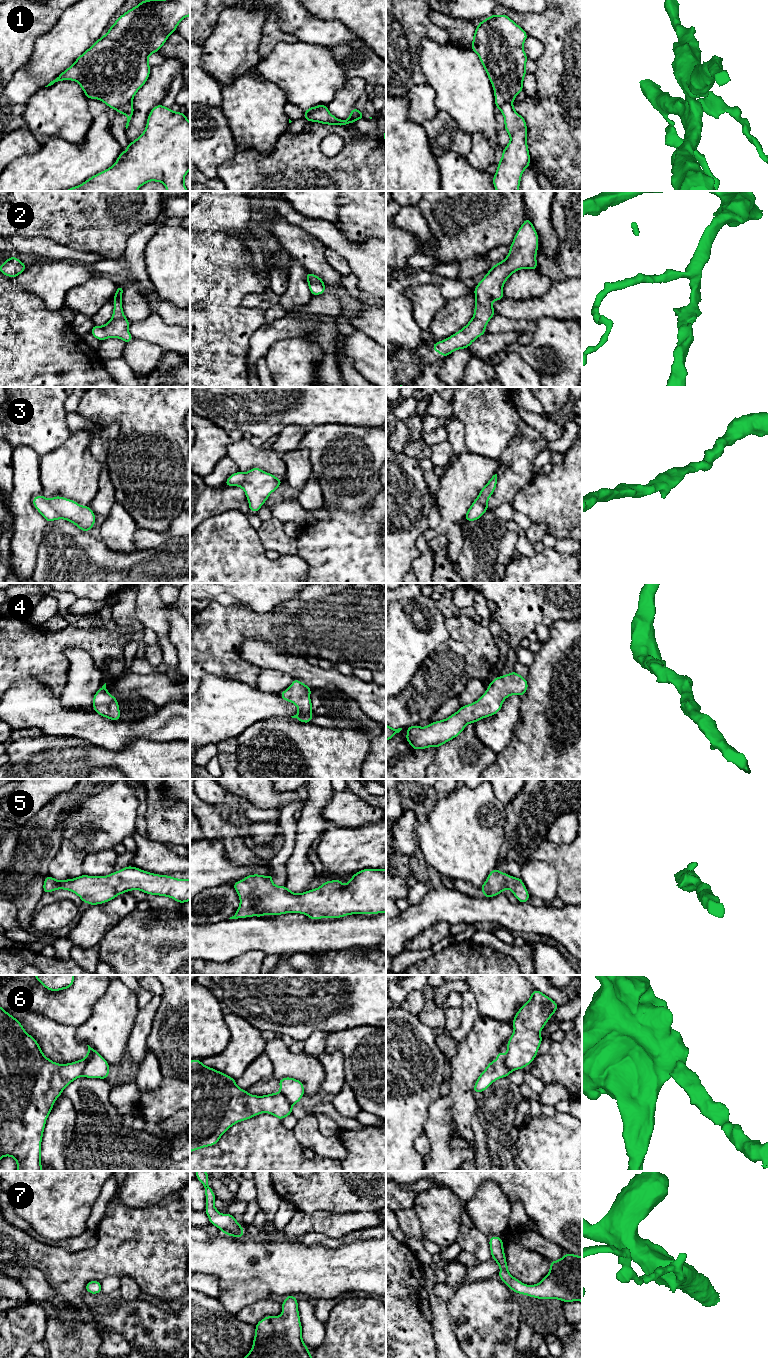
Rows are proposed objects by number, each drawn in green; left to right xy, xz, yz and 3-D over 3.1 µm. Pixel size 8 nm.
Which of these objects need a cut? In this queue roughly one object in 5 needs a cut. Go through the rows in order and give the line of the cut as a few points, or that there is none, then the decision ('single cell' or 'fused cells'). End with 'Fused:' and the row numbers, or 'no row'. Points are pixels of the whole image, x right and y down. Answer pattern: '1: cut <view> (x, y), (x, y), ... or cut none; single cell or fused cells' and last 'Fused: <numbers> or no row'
1: cut xz (326, 108), (316, 110), (309, 120); fused cells
2: cut none; single cell
3: cut none; single cell
4: cut none; single cell
5: cut none; single cell
6: cut xy (85, 1058), (85, 1067), (81, 1075); fused cells
7: cut none; single cell
Fused: 1, 6

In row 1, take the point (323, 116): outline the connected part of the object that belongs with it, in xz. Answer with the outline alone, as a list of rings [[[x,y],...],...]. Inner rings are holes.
[[[355,107],[351,110],[347,120],[340,120],[333,116],[328,109],[325,109],[314,112],[310,117],[310,121],[344,127],[346,124],[354,123],[361,118],[365,118],[364,114]]]

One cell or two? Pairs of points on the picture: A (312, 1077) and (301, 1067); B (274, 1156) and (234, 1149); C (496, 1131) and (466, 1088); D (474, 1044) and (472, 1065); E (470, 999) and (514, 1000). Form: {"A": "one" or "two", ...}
{"A": "one", "B": "one", "C": "two", "D": "one", "E": "two"}

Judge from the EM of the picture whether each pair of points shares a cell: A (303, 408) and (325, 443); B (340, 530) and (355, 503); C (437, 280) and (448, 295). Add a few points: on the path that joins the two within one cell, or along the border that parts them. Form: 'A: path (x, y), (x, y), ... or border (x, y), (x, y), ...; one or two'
A: border (338, 424), (319, 424), (308, 430); two
B: border (328, 503), (349, 512), (363, 512), (372, 505); two
C: path (441, 284), (448, 291); one

